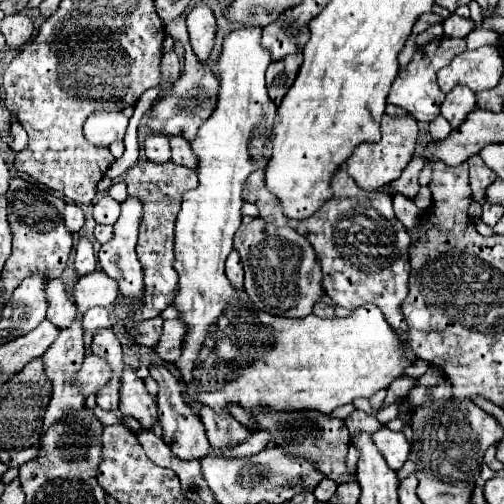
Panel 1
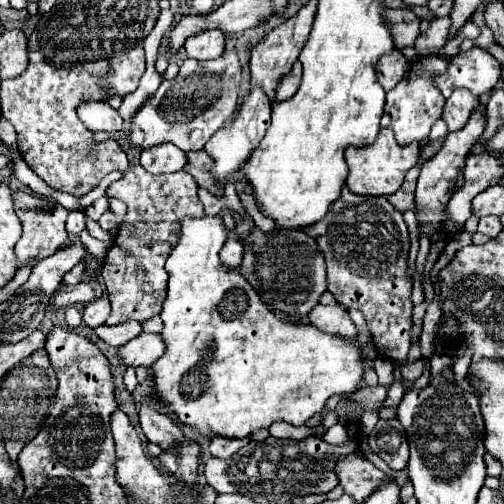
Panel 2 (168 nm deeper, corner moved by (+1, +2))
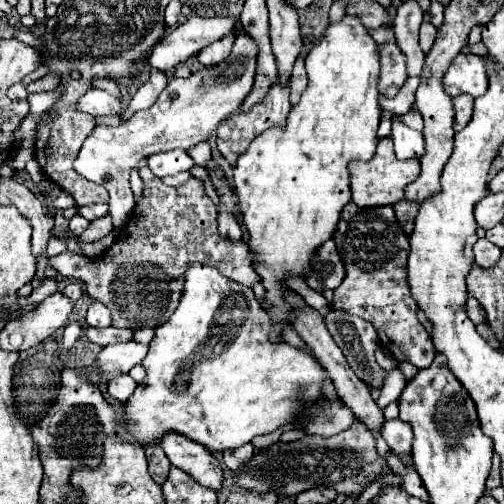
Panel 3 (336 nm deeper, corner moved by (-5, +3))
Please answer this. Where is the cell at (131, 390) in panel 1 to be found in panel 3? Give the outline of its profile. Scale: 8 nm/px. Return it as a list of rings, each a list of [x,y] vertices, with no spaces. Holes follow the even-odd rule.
[[[168,433],[162,437],[160,447],[168,455],[170,463],[190,473],[204,487],[218,491],[222,487],[222,467],[216,455],[212,455],[204,445],[190,441],[180,433]]]

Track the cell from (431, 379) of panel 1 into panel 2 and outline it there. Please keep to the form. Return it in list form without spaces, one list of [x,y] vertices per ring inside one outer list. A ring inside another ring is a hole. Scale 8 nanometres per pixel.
[[[416,360],[416,362],[406,362],[406,364],[402,364],[402,366],[400,366],[402,378],[404,378],[404,380],[410,380],[410,382],[414,382],[416,378],[420,378],[422,370],[424,370],[424,362],[422,362],[422,360]]]

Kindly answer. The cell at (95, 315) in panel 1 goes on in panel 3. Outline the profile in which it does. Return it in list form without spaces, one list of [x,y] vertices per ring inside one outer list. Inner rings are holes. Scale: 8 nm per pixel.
[[[92,301],[92,305],[88,307],[86,313],[86,323],[92,327],[108,327],[110,325],[110,311],[108,307],[104,307],[104,303],[100,301]]]

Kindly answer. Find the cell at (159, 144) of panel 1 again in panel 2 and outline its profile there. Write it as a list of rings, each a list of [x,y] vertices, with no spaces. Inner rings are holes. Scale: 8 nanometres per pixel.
[[[160,144],[158,148],[148,148],[140,154],[140,164],[150,174],[166,174],[178,172],[186,164],[186,154],[174,144]]]

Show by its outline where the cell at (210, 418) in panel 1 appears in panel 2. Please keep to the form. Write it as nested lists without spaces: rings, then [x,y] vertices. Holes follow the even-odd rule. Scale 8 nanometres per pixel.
[[[214,436],[212,442],[210,442],[210,454],[216,456],[216,458],[228,458],[228,456],[232,456],[234,452],[238,452],[242,446],[246,446],[248,442],[250,442],[250,438],[230,440],[230,438]]]

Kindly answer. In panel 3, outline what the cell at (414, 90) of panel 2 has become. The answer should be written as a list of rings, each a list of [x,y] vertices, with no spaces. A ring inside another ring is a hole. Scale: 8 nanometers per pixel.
[[[398,115],[392,117],[392,141],[394,141],[394,151],[398,159],[412,159],[412,157],[422,157],[426,151],[424,135],[420,131],[414,131],[406,127]]]

